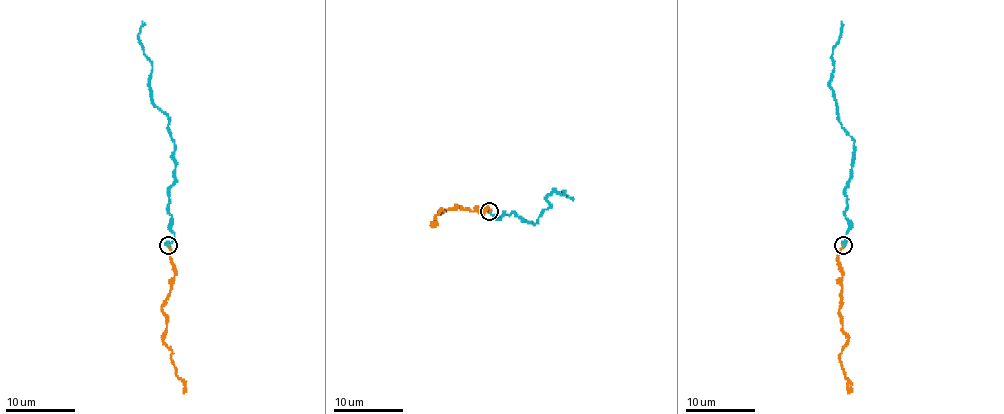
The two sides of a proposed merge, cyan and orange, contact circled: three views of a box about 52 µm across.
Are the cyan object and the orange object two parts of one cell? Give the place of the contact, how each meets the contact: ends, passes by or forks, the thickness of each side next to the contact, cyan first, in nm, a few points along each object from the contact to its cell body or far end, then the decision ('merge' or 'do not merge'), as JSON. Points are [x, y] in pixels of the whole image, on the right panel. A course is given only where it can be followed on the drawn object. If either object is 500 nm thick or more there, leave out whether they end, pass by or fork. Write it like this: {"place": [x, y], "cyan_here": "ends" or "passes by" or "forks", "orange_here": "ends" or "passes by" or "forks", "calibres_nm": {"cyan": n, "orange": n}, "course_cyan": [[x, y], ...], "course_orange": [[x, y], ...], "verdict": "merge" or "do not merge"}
{"place": [843, 245], "cyan_here": "ends", "orange_here": "ends", "calibres_nm": {"cyan": 440, "orange": 120}, "course_cyan": [[843, 245], [848, 227], [845, 187], [854, 142], [839, 122], [829, 86], [832, 47], [841, 35], [841, 21]], "course_orange": [[843, 245], [838, 262], [842, 280], [839, 311], [842, 332], [848, 341], [840, 355], [849, 393]], "verdict": "merge"}

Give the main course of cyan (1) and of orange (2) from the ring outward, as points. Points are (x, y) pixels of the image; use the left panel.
1: (169, 245), (174, 142), (166, 114), (153, 103), (152, 61), (138, 35), (142, 21)
2: (169, 245), (174, 280), (161, 311), (166, 316), (163, 341), (171, 355), (175, 374), (183, 381), (184, 393)

